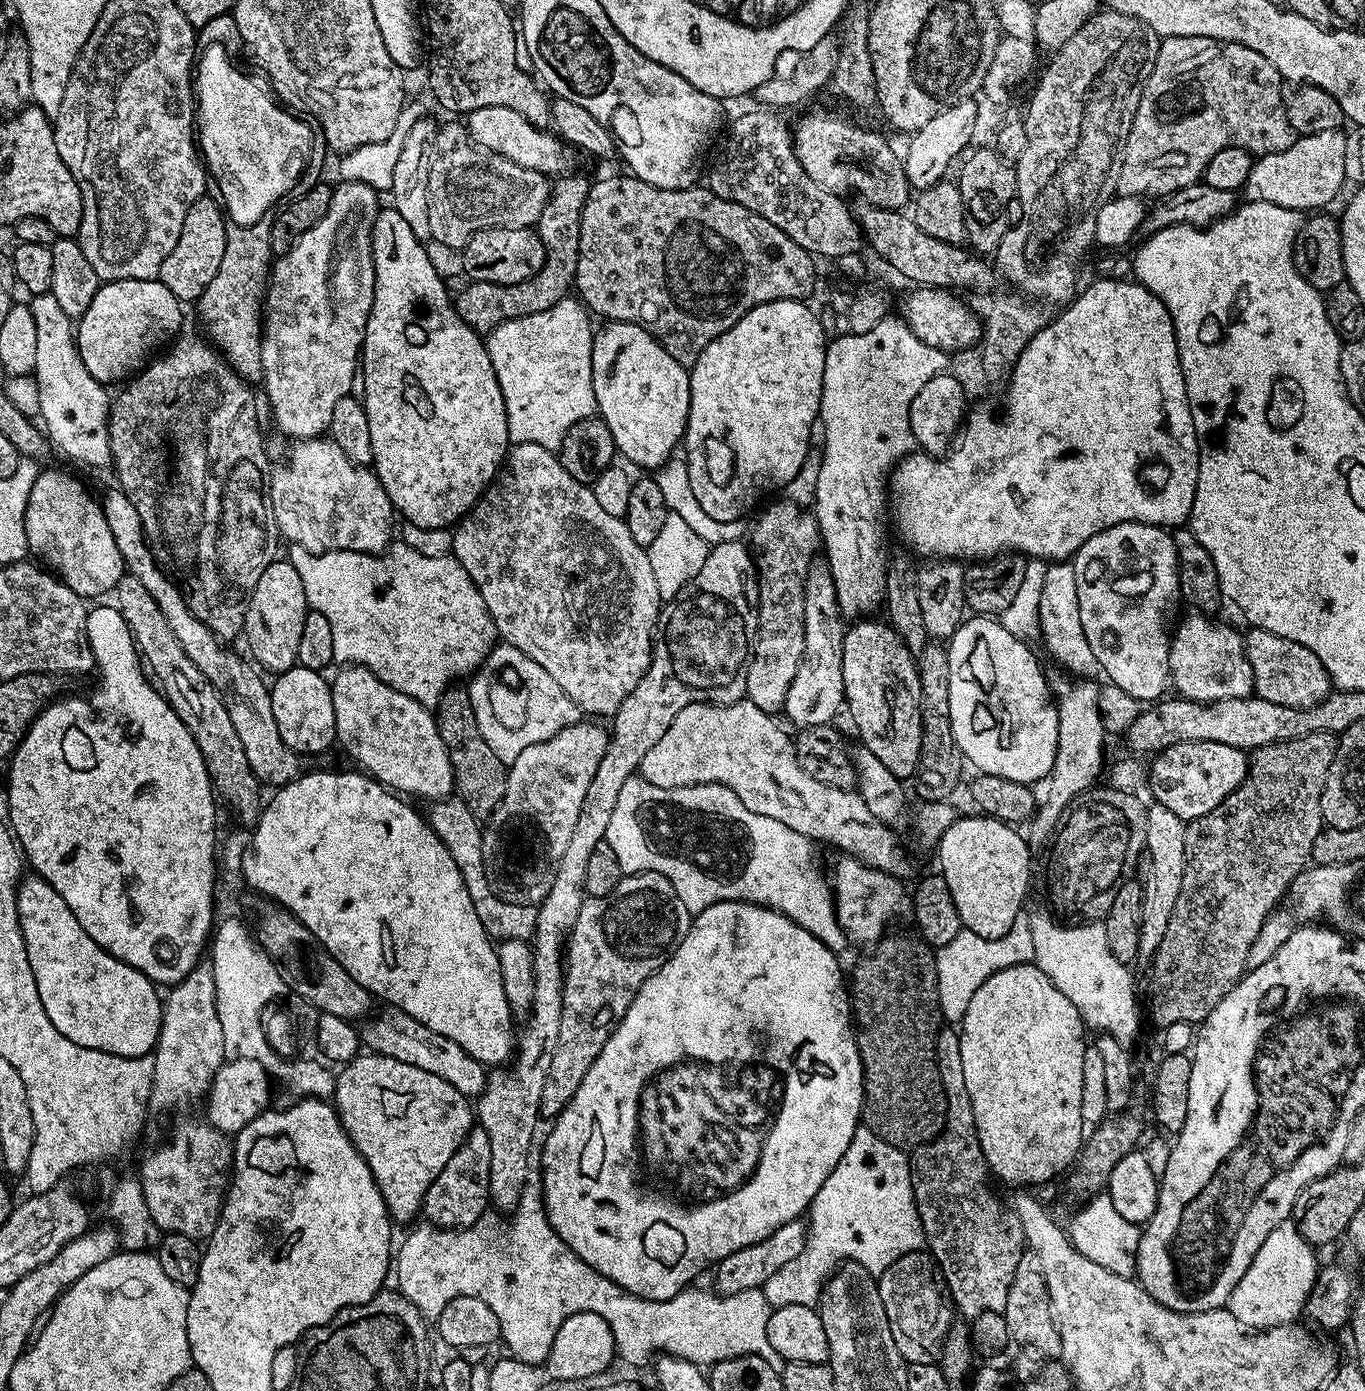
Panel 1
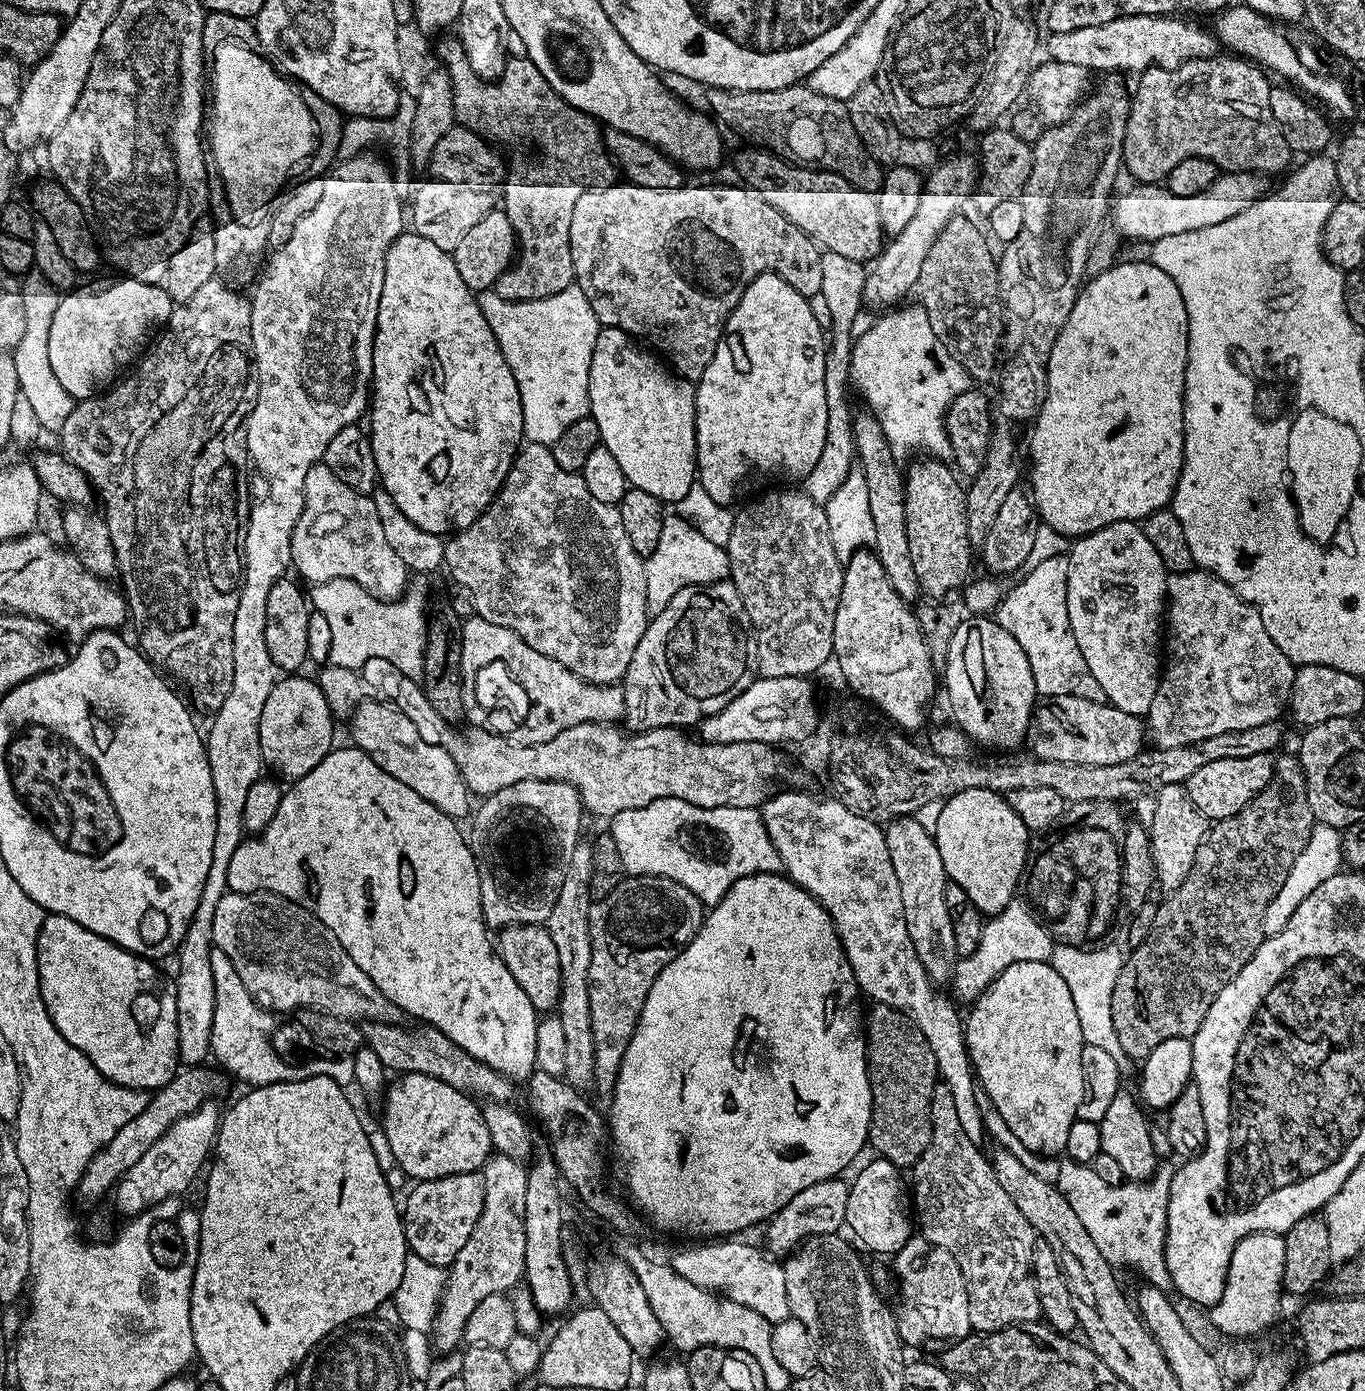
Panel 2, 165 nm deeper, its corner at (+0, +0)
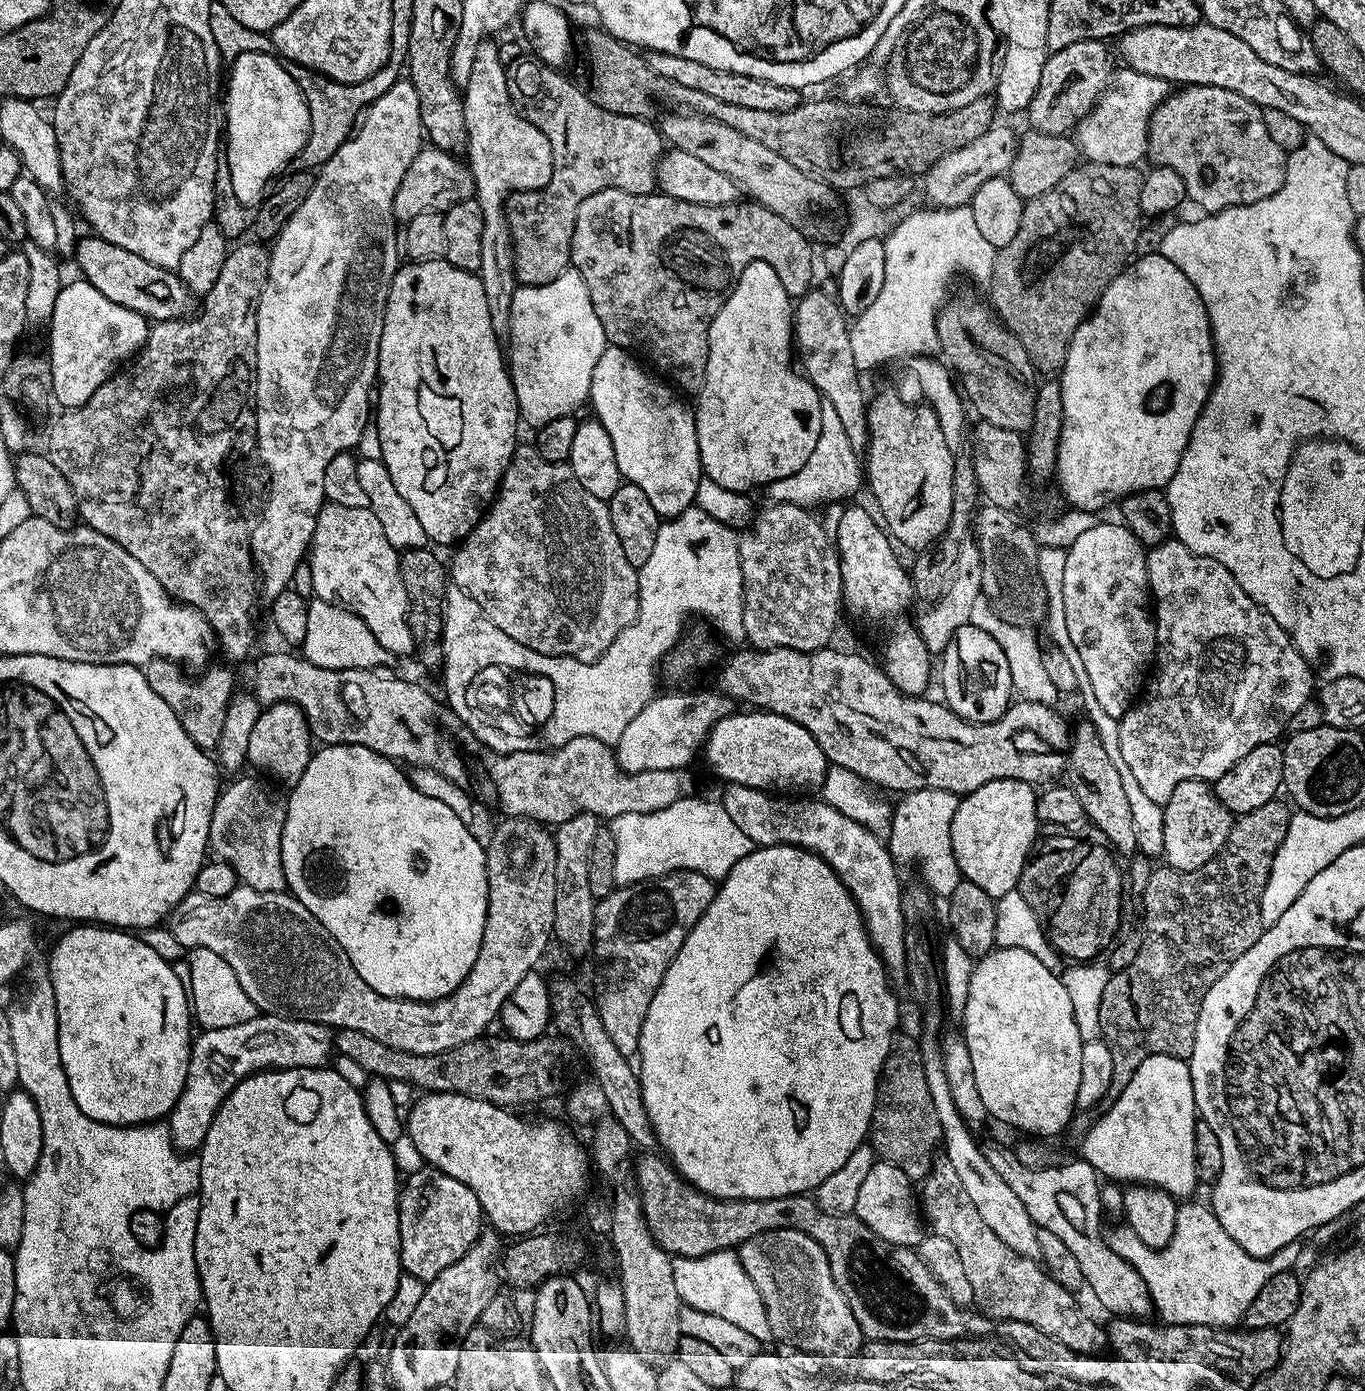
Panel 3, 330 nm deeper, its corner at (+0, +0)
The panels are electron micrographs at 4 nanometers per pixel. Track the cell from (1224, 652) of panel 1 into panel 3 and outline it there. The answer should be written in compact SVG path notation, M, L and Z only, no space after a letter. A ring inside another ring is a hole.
M1169 538L1162 544L1151 545L1147 549L1147 554L1146 574L1148 575L1150 596L1154 601L1156 622L1154 675L1147 681L1146 691L1143 693L1144 701L1142 701L1142 696L1139 702L1133 703L1132 707L1119 717L1119 745L1122 746L1123 760L1130 766L1131 773L1134 774L1135 781L1139 786L1142 786L1143 793L1151 801L1162 806L1168 801L1170 794L1174 794L1174 786L1178 786L1178 782L1187 780L1214 782L1218 778L1222 778L1222 774L1226 774L1226 770L1230 770L1230 766L1234 766L1234 762L1246 758L1246 754L1250 754L1250 750L1254 750L1259 744L1273 743L1277 739L1276 735L1287 729L1290 718L1302 709L1304 703L1313 699L1312 675L1314 676L1314 669L1308 661L1302 658L1302 654L1294 646L1294 642L1288 637L1286 630L1282 630L1282 626L1278 626L1278 622L1274 622L1274 618L1270 618L1270 614L1266 614L1262 608L1257 606L1250 598L1250 594L1246 594L1246 590L1242 590L1242 586L1238 586L1238 582L1234 582L1234 574L1230 574L1230 570L1226 570L1226 566L1222 566L1222 562L1218 562L1214 558L1206 558L1202 554L1194 554L1181 540L1175 538Z

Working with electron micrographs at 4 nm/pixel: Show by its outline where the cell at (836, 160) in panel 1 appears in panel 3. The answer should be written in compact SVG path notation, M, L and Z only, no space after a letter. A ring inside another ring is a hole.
M648 52L646 59L650 70L662 78L670 78L670 82L678 82L689 90L699 90L722 102L731 102L733 106L746 106L753 110L770 110L785 112L794 110L802 102L799 88L778 86L774 82L766 82L762 78L750 78L746 74L734 74L730 70L714 70L714 66L702 66L702 62L694 62L690 58L682 58L678 54L662 54Z

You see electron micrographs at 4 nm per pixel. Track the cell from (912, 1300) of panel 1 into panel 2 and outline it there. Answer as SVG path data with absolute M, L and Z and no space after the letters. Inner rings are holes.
M916 1234L895 1254L894 1261L896 1280L900 1283L896 1331L905 1345L928 1344L931 1340L961 1340L973 1331L966 1282L954 1254Z

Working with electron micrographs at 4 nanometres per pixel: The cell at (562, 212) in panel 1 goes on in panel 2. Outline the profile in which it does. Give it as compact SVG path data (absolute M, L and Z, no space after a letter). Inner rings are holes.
M447 36L440 45L435 45L434 52L450 74L456 124L493 141L525 140L540 151L533 164L516 164L513 168L511 165L502 180L502 210L516 231L519 251L511 266L496 279L498 298L530 302L562 294L562 290L573 287L576 279L574 258L570 258L570 218L574 205L589 188L605 188L618 176L616 161L604 147L601 125L562 99L554 86L542 78L542 70L532 60L509 59L499 80L484 80L470 70L459 39Z

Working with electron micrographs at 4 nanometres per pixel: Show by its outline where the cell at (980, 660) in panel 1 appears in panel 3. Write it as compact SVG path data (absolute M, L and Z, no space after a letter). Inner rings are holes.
M966 622L957 628L954 638L943 650L944 665L939 665L938 680L944 683L943 703L964 720L975 724L994 722L1013 703L1014 693L1010 678L1010 662L1002 654L1002 646L978 626Z

